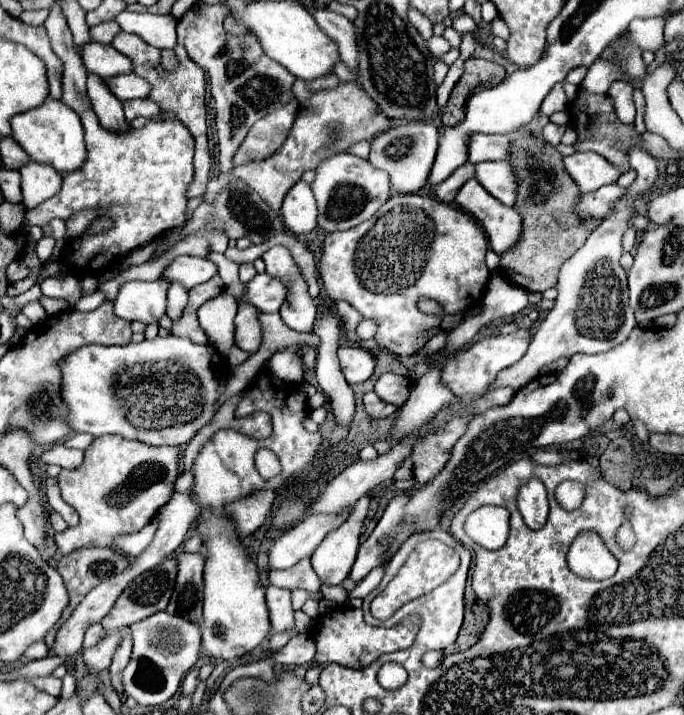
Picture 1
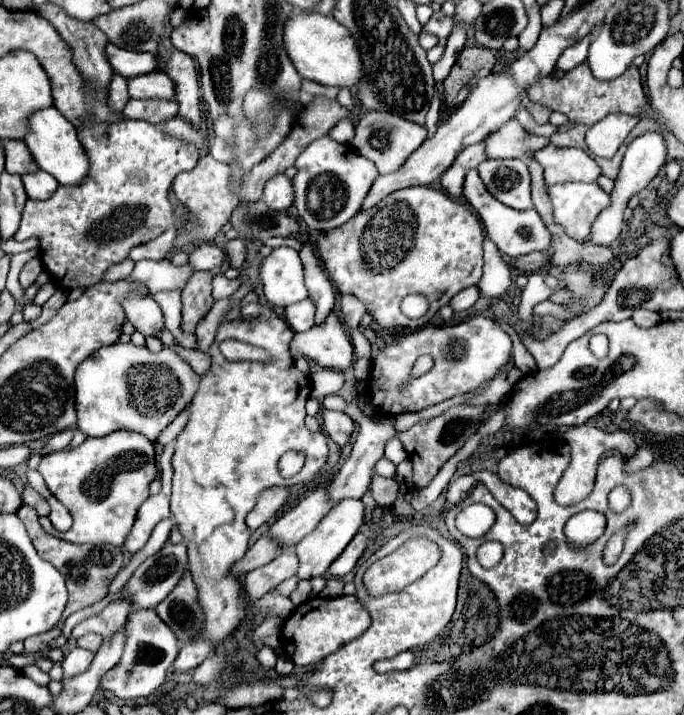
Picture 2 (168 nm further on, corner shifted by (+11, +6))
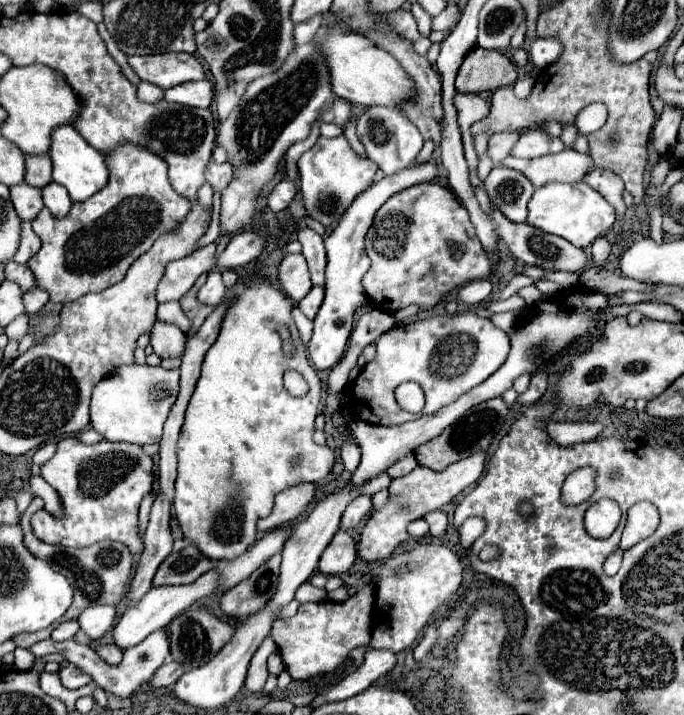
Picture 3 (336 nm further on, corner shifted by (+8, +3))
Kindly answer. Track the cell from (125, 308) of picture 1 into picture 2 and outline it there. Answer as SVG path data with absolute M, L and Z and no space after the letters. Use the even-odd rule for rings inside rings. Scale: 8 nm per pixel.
M128 295L124 299L124 311L128 321L140 331L144 337L158 337L158 333L164 329L164 315L154 301L152 295Z

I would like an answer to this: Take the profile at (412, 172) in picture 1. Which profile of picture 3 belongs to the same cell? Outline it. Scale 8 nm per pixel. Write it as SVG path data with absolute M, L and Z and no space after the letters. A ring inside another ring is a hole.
M371 106L357 120L357 136L365 146L365 154L373 160L385 176L391 176L409 164L415 162L417 154L423 148L423 136L419 130L401 114L401 110L393 106Z

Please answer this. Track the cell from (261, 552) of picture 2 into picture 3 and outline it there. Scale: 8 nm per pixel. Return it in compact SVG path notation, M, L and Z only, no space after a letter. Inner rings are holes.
M213 568L207 574L199 576L193 584L187 584L187 586L159 586L159 588L151 588L141 598L141 602L137 602L135 606L127 608L123 612L123 616L119 618L119 622L113 626L111 634L113 634L115 646L121 648L121 650L127 650L127 648L143 642L143 638L147 638L155 630L165 628L177 614L181 614L183 610L187 610L191 604L199 602L201 598L207 598L207 596L215 594L217 586L219 586L219 570Z

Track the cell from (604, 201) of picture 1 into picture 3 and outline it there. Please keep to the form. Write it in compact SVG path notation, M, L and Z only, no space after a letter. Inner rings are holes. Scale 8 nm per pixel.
M553 182L535 190L529 202L527 222L531 226L541 228L543 232L569 240L577 248L589 248L599 236L603 236L613 226L615 210L597 190L593 190L585 182L577 182L577 184Z

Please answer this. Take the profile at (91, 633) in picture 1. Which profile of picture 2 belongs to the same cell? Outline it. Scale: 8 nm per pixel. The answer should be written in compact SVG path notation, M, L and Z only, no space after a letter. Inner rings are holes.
M88 633L88 635L80 637L80 639L76 641L76 645L82 647L82 649L90 649L90 651L96 653L98 647L102 645L102 639L100 639L100 635L96 635L96 633Z

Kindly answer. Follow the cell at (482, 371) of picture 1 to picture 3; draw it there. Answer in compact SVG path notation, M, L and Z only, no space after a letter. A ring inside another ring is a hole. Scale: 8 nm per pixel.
M473 312L453 316L439 314L413 324L395 326L377 340L373 362L361 370L353 384L349 408L357 418L377 426L395 426L421 418L423 414L435 414L439 408L455 402L461 394L487 380L505 362L509 342L507 332ZM405 380L415 380L425 392L425 408L419 414L401 410L393 396L395 388Z

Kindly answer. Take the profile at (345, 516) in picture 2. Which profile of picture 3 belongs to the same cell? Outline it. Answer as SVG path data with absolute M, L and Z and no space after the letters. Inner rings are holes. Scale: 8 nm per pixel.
M359 496L359 498L355 498L347 508L345 508L345 512L343 512L343 518L341 518L341 530L355 530L359 524L361 524L361 520L369 514L369 510L373 508L373 504L371 504L371 498L367 498L367 496Z

